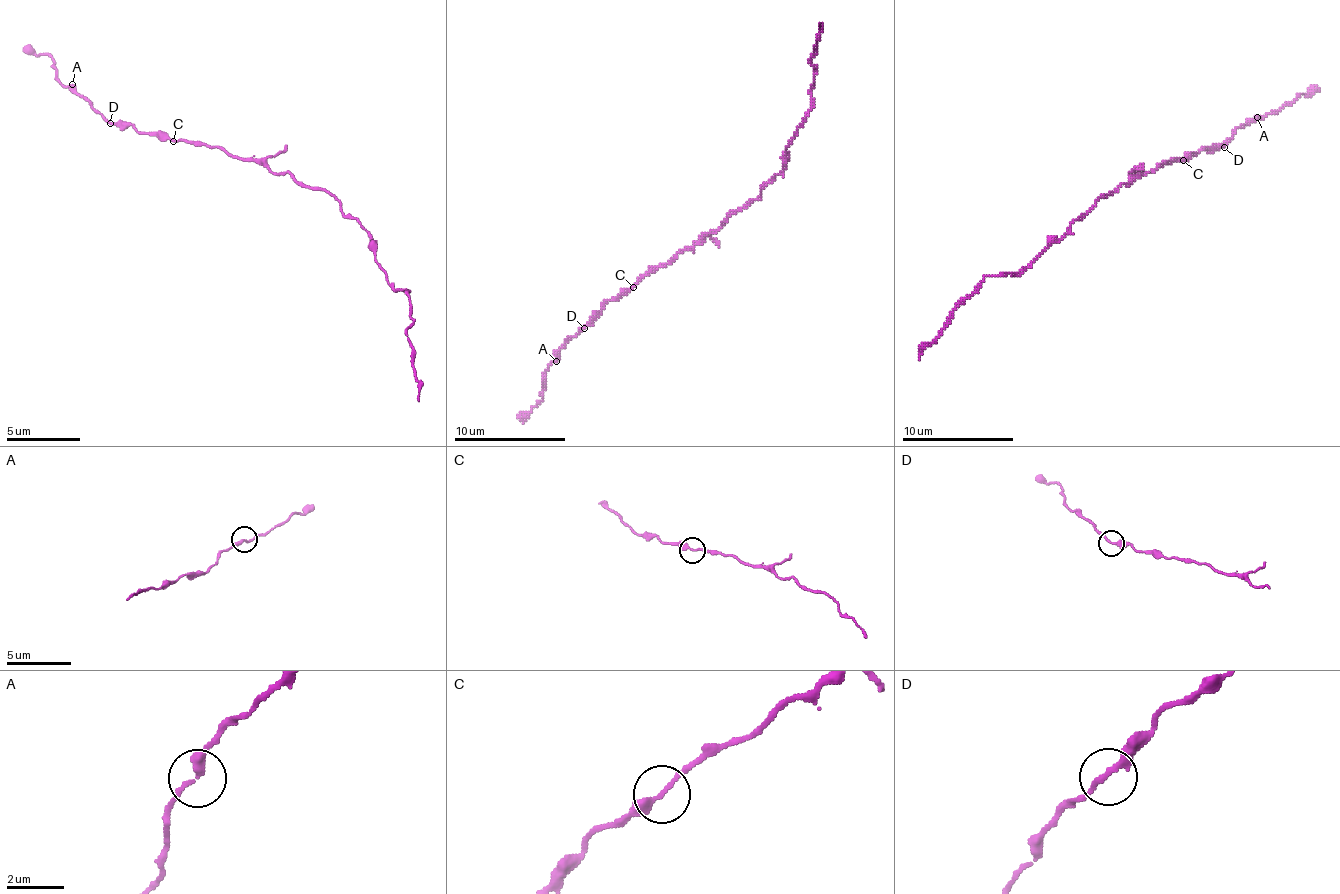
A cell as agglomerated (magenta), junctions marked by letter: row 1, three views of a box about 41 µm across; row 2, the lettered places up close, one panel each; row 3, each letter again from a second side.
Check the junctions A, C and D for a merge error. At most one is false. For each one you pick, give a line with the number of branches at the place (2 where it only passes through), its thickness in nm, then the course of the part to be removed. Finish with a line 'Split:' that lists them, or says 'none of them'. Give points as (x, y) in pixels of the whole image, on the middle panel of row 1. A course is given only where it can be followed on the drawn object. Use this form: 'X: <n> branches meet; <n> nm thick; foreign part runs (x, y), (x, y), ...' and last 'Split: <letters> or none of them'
C: 2 branches meet; 240 nm thick; foreign part runs (632, 286), (699, 244), (750, 205), (783, 169), (786, 146), (814, 88), (811, 60), (819, 23)
Split: C

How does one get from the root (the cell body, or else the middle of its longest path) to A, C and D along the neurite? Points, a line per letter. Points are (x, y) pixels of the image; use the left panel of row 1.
A: (286, 171), (267, 171), (253, 160), (227, 156), (216, 145), (172, 142), (135, 127), (117, 127), (73, 83)
C: (286, 171), (267, 171), (253, 160), (227, 156), (216, 145), (172, 142)
D: (286, 171), (267, 171), (253, 160), (227, 156), (216, 145), (172, 142), (143, 134), (135, 127), (110, 123)

